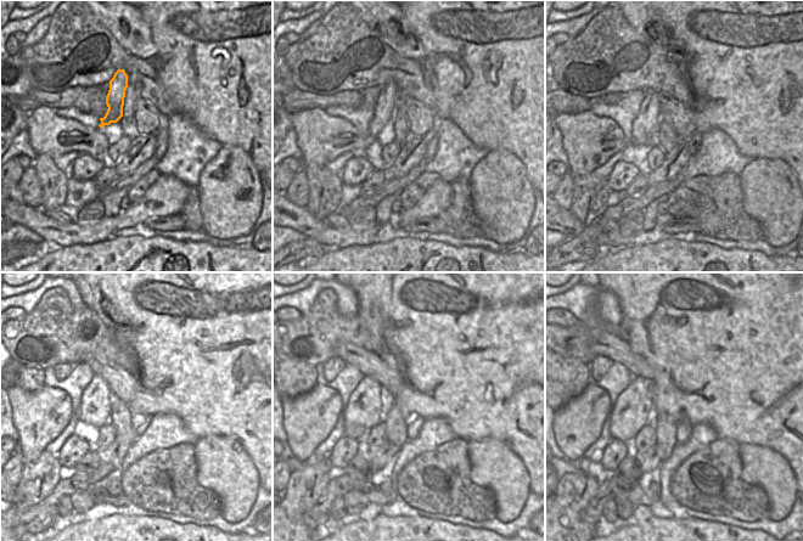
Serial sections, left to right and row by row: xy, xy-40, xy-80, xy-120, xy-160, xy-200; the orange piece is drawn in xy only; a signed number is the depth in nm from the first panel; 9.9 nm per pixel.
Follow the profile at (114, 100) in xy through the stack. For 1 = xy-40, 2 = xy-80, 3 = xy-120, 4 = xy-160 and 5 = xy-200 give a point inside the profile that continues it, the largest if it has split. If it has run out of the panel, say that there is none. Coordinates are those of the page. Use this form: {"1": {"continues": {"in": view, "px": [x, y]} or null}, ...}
{"1": {"continues": {"in": "xy-40", "px": [385, 107]}}, "2": {"continues": {"in": "xy-80", "px": [649, 117]}}, "3": {"continues": {"in": "xy-120", "px": [95, 409]}}, "4": {"continues": {"in": "xy-160", "px": [364, 407]}}, "5": {"continues": {"in": "xy-200", "px": [633, 410]}}}

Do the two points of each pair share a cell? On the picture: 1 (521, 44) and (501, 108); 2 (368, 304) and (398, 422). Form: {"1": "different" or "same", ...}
{"1": "same", "2": "different"}

